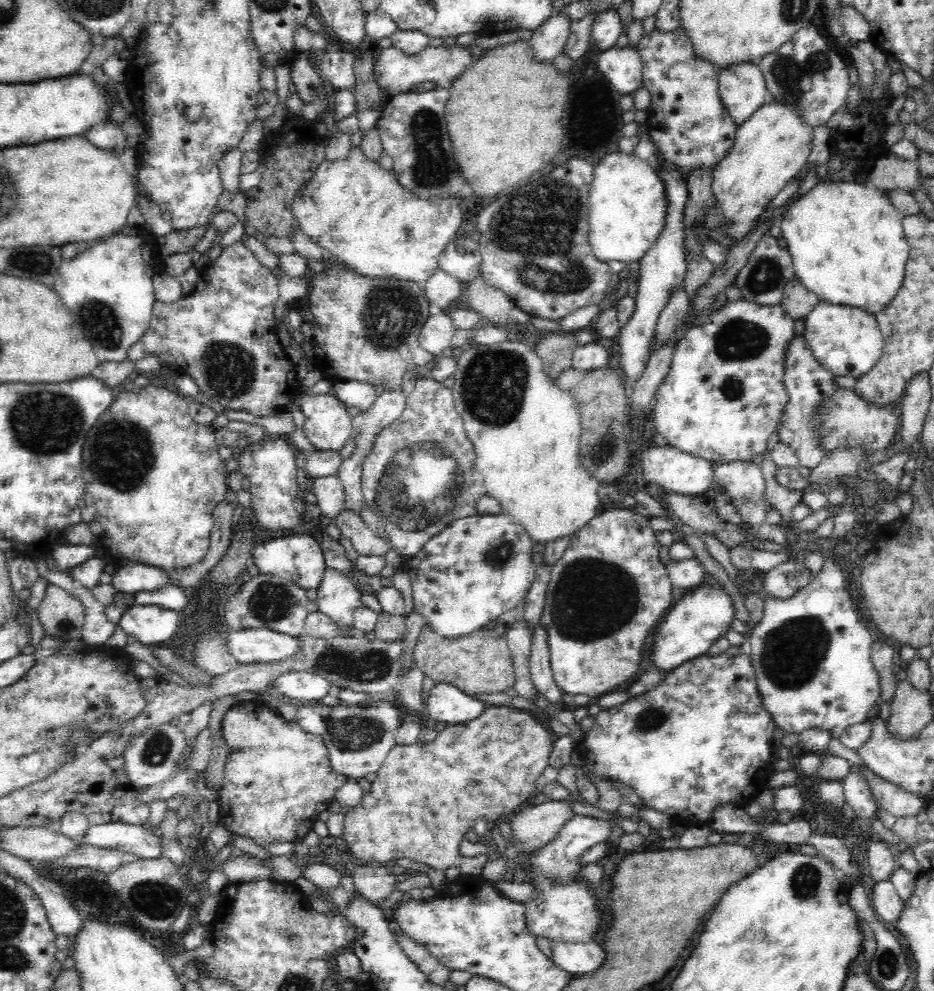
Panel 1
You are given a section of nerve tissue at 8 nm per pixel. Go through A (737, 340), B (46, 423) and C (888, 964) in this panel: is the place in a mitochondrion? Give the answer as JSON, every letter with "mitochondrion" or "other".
{"A":"mitochondrion","B":"mitochondrion","C":"mitochondrion"}

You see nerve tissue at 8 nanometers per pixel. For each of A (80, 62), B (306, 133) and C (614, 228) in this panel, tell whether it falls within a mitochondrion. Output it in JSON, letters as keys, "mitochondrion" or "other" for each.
{"A":"other","B":"other","C":"other"}

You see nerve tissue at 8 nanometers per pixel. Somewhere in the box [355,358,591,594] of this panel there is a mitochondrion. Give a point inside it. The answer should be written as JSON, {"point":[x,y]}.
{"point":[406,493]}

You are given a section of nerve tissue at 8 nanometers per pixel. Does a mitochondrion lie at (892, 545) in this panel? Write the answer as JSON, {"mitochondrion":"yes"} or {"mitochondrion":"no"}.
{"mitochondrion":"no"}

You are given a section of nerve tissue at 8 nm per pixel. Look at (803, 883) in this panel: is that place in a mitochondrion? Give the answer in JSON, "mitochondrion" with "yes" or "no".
{"mitochondrion":"yes"}

